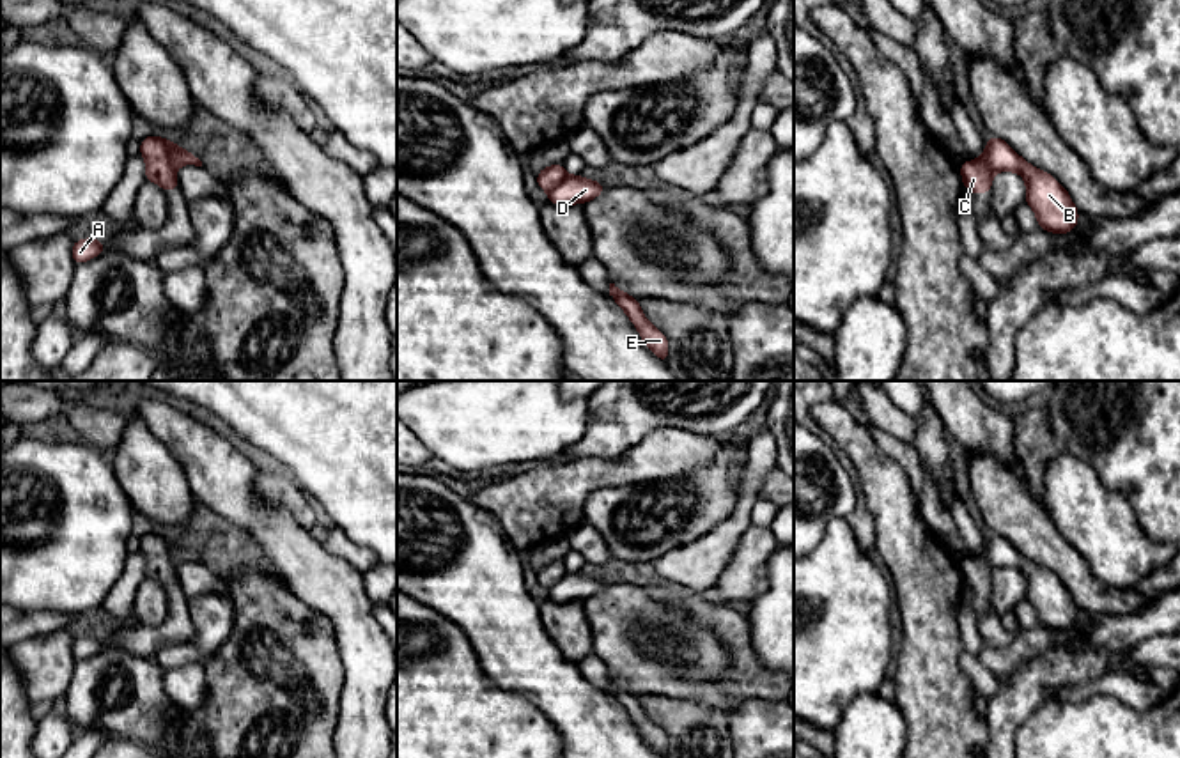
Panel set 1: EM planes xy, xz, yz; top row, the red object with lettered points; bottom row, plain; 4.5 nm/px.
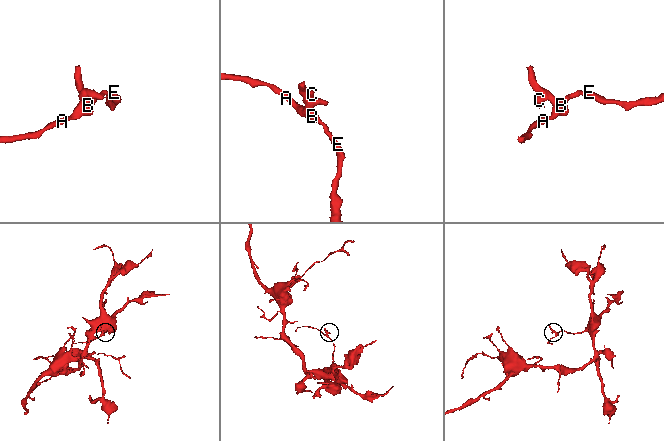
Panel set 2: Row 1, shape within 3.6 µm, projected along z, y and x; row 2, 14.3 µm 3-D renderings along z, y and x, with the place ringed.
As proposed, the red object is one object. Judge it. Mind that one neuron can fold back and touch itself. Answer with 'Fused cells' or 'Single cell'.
Fused cells

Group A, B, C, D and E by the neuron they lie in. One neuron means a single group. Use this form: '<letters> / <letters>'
A B D E / C

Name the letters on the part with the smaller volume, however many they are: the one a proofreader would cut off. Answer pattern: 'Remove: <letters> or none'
Remove: C

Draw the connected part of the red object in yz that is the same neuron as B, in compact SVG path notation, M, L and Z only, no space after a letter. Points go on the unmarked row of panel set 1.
M990 533L985 540L992 568L1017 568L1026 576L1026 600L1035 607L1038 623L1052 630L1075 625L1079 607L1067 586L1047 568L1022 556L1005 537Z

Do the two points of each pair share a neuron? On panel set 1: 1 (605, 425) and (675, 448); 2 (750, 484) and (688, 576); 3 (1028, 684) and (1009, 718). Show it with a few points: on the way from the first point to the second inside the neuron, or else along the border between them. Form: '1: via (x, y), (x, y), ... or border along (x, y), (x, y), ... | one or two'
1: border along (684, 429), (659, 427), (622, 454), (606, 457) | two
2: via (745, 507), (741, 519), (711, 553) | one
3: via (1021, 693), (1009, 709) | one

